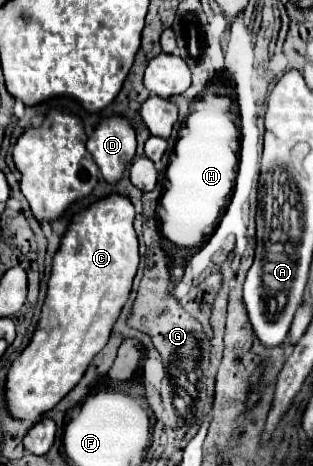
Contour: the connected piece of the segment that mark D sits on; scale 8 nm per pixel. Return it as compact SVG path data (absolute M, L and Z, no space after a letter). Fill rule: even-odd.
M119 116L103 120L87 140L87 150L109 184L121 180L135 156L135 148L135 130Z

